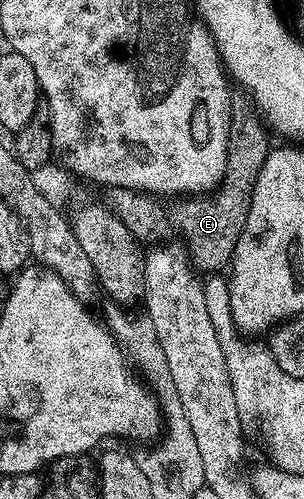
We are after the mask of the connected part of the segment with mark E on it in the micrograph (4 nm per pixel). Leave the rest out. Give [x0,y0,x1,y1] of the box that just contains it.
[107,98,271,273]

